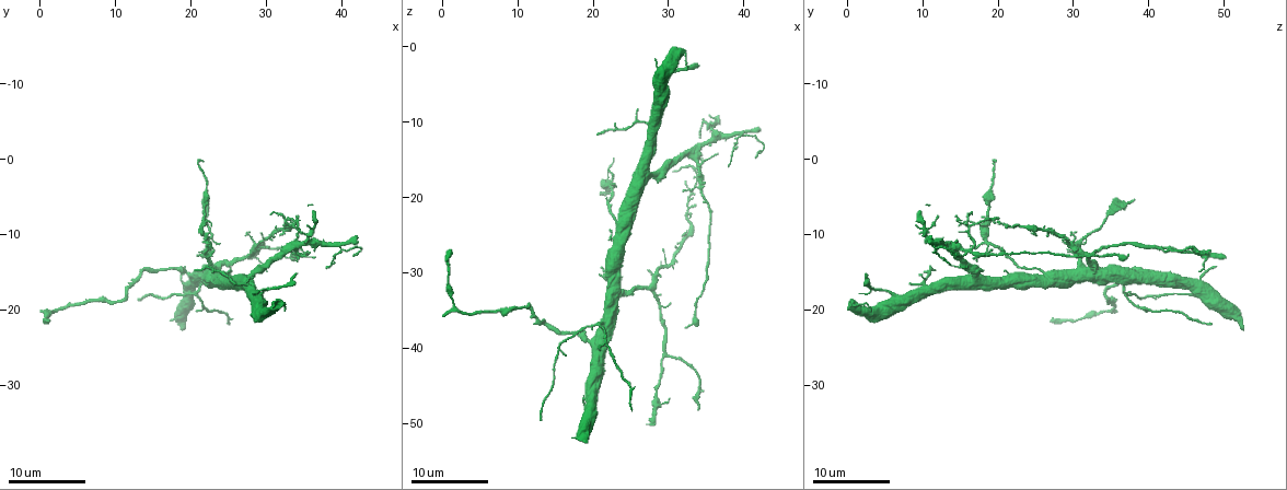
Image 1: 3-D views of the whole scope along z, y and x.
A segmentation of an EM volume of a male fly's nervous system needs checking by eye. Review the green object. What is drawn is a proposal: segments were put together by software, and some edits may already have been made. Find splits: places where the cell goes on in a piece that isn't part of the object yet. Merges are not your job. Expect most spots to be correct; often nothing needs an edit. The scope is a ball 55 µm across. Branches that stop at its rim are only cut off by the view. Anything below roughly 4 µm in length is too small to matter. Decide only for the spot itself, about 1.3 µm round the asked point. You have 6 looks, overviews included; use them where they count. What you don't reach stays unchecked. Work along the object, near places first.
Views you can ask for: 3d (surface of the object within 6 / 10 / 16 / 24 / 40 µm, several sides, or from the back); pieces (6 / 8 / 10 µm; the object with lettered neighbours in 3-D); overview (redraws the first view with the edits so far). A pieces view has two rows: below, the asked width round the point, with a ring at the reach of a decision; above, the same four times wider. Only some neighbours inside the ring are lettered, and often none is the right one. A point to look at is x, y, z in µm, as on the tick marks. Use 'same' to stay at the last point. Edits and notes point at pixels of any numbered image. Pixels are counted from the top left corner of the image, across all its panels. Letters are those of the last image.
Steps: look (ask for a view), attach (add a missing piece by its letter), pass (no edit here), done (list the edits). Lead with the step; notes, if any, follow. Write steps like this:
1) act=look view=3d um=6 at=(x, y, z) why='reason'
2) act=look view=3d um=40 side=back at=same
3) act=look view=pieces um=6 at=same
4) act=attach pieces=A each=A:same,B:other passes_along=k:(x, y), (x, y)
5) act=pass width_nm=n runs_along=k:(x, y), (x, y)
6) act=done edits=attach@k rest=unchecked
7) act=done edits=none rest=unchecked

act=look view=pieces um=8 at=(21.0, 14.5, 11.5)

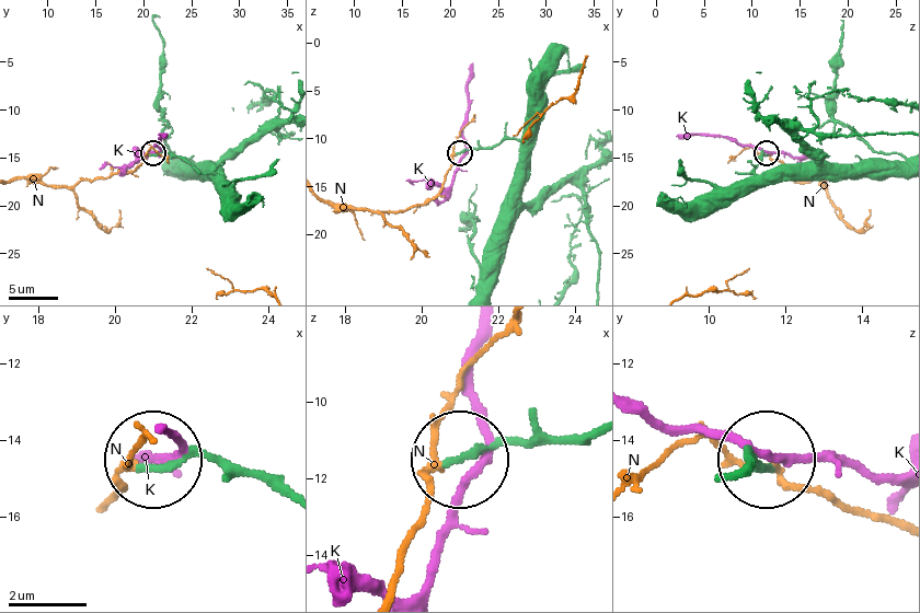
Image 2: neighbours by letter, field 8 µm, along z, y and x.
act=pass each=K:other,N:other runs_along=2:(591, 427), (504, 440), (468, 457) found='none of them fits'

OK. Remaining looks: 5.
act=look view=pieces um=6 at=(31.0, 7.0, 17.0) why='tapers out'

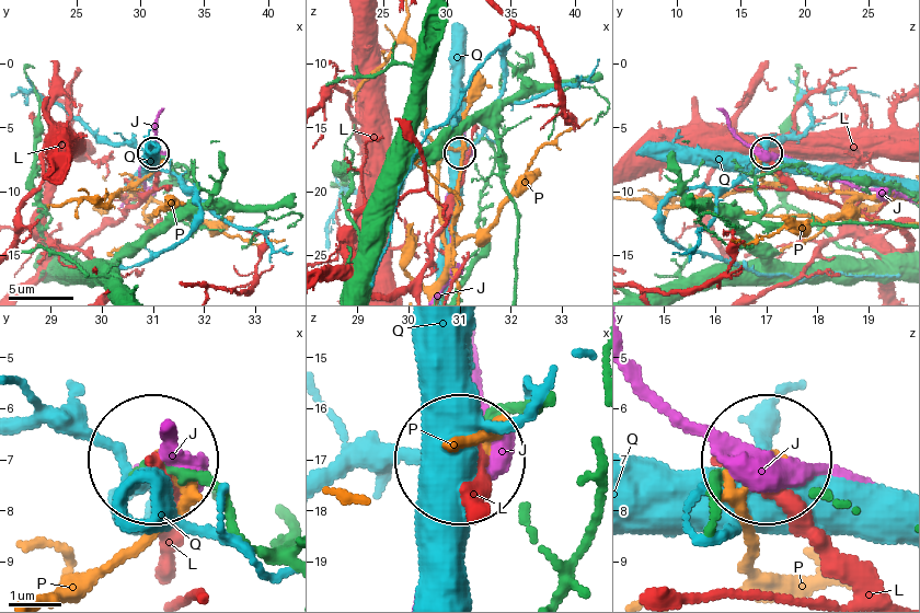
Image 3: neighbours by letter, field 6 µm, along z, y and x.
act=pass each=J:other,L:other,P:other,Q:other runs_along=3:(276, 564), (250, 546), (223, 494), (162, 459) found='no lettered piece goes on from it'

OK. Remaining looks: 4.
act=look view=pieces um=10 at=(32.5, 13.0, 37.0) why='thin end'

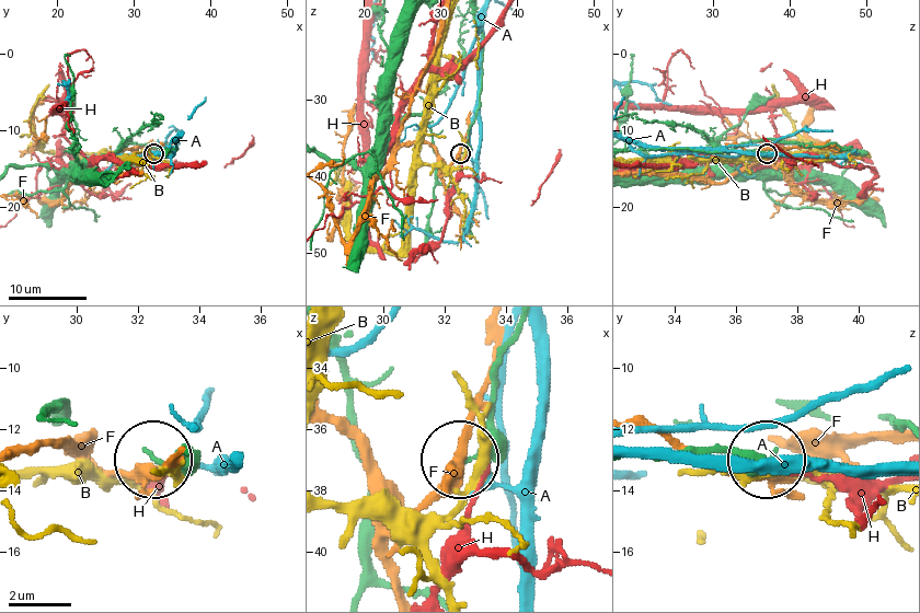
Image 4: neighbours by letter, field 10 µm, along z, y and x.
act=pass each=A:other,B:other,F:other,H:other runs_along=4:(521, 330), (495, 377), (493, 431), (459, 460) found='no lettered piece goes on from it'

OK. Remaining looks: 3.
act=done edits=none rest=unchecked

